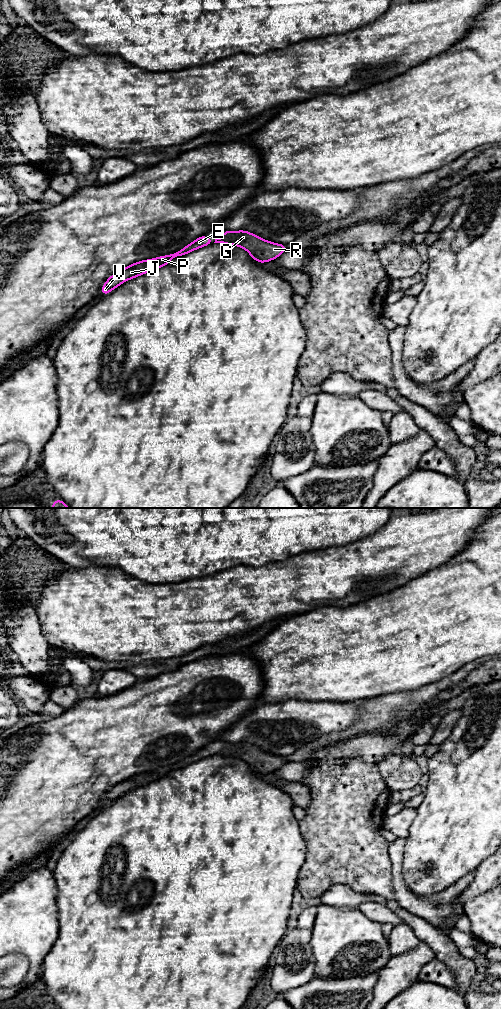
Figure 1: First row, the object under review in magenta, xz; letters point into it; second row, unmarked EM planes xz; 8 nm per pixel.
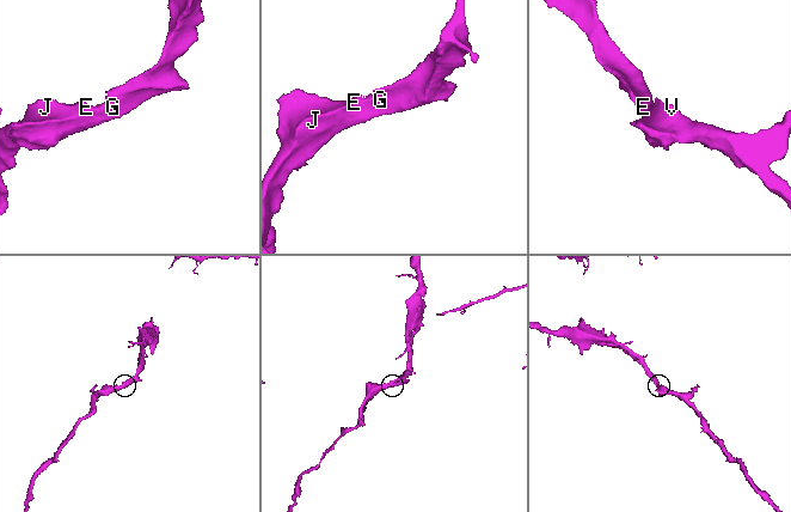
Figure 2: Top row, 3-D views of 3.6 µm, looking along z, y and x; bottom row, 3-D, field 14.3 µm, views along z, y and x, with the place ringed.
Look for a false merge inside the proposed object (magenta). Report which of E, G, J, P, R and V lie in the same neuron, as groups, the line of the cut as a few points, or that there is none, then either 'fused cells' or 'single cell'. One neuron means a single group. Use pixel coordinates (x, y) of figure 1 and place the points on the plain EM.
groups E G J P R V; cut none; single cell

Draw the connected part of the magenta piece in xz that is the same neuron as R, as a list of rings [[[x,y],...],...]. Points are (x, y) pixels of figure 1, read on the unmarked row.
[[[225,742],[220,750],[215,751],[214,755],[223,755],[244,760],[259,775],[272,773],[287,762],[284,756],[264,752],[260,748],[245,742],[233,744]]]

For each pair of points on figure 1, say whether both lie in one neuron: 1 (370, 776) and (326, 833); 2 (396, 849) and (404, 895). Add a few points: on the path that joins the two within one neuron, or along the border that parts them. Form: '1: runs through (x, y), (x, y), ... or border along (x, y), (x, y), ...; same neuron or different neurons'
1: runs through (356, 790), (348, 798), (347, 811), (340, 819); same neuron
2: runs through (396, 860), (397, 884); same neuron

